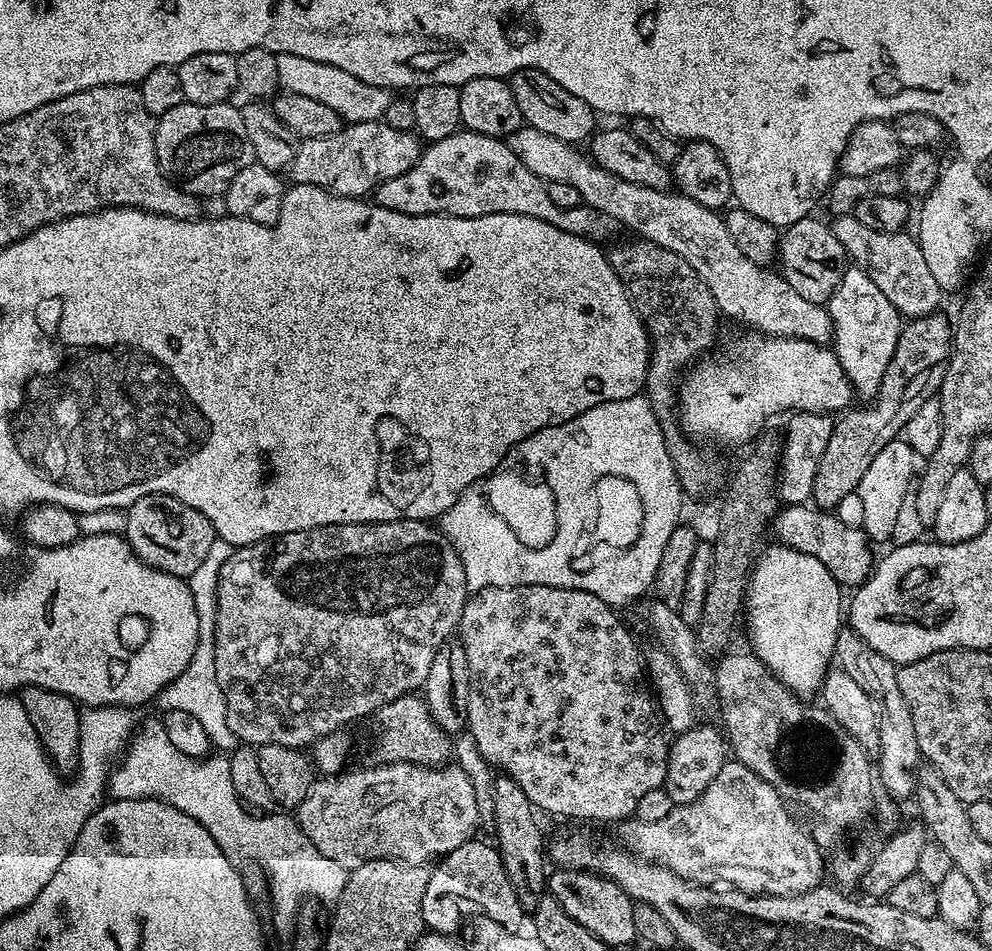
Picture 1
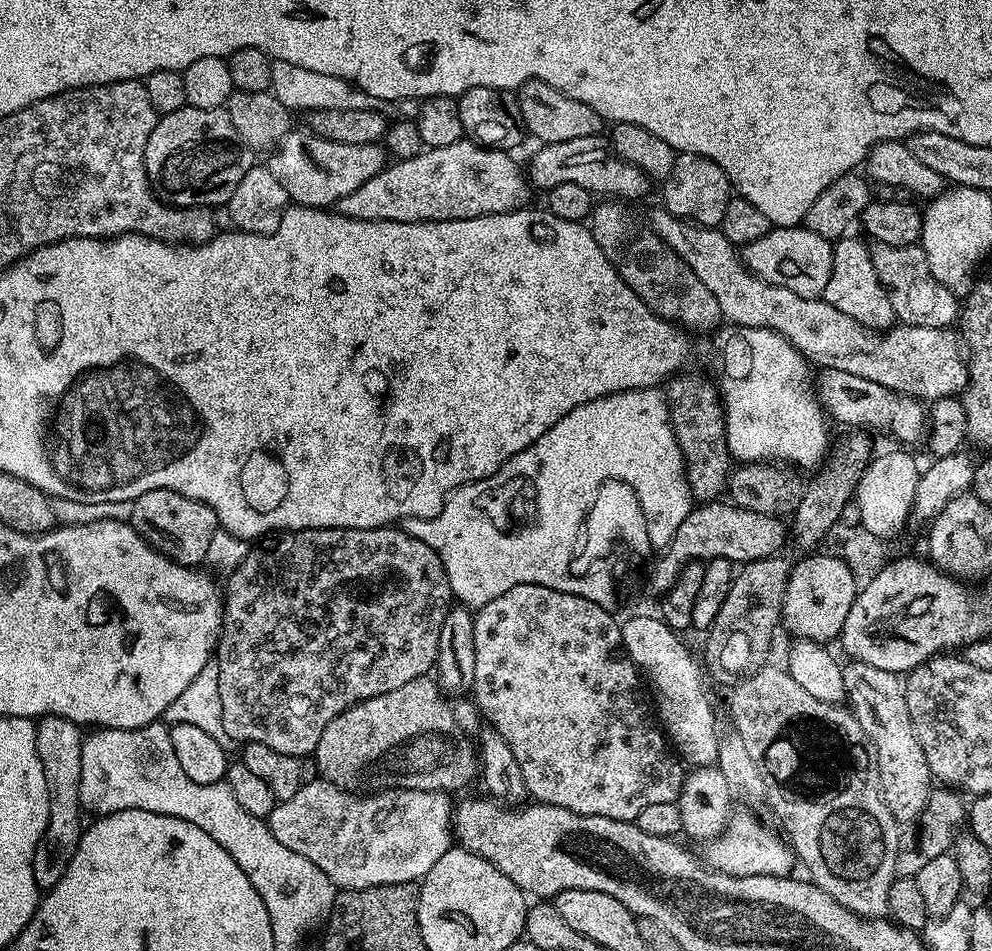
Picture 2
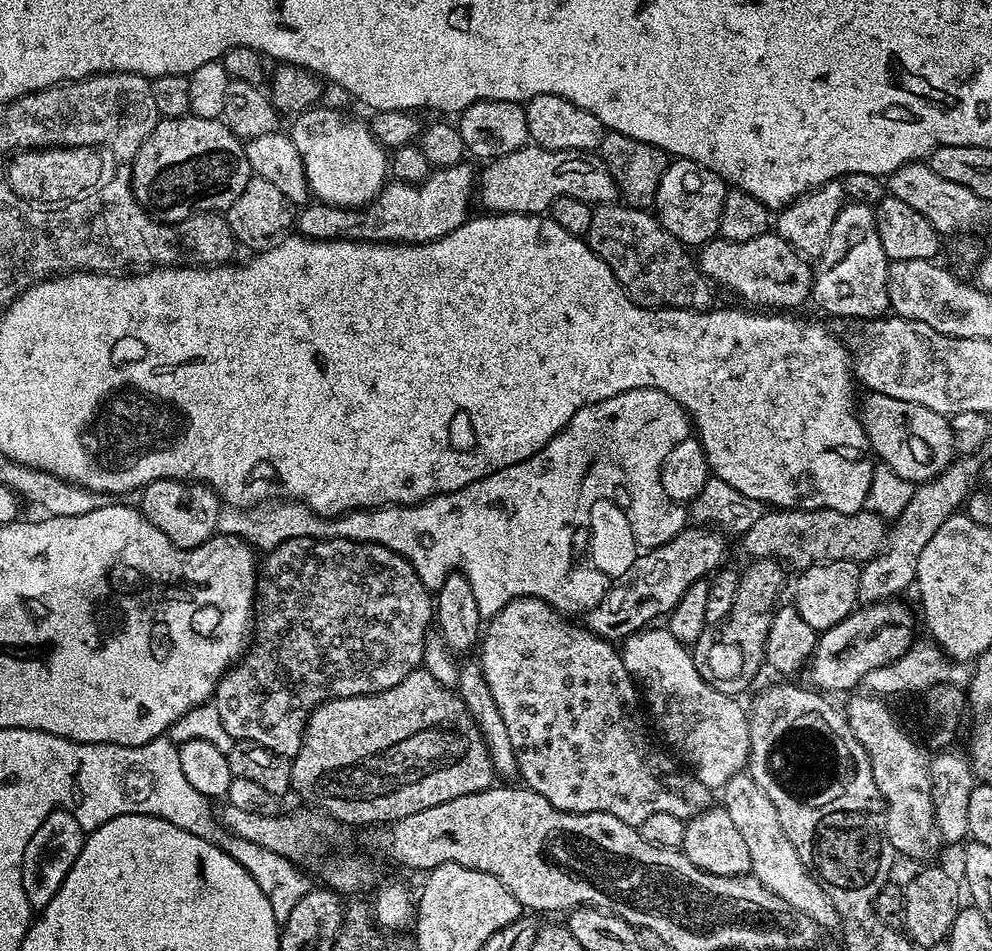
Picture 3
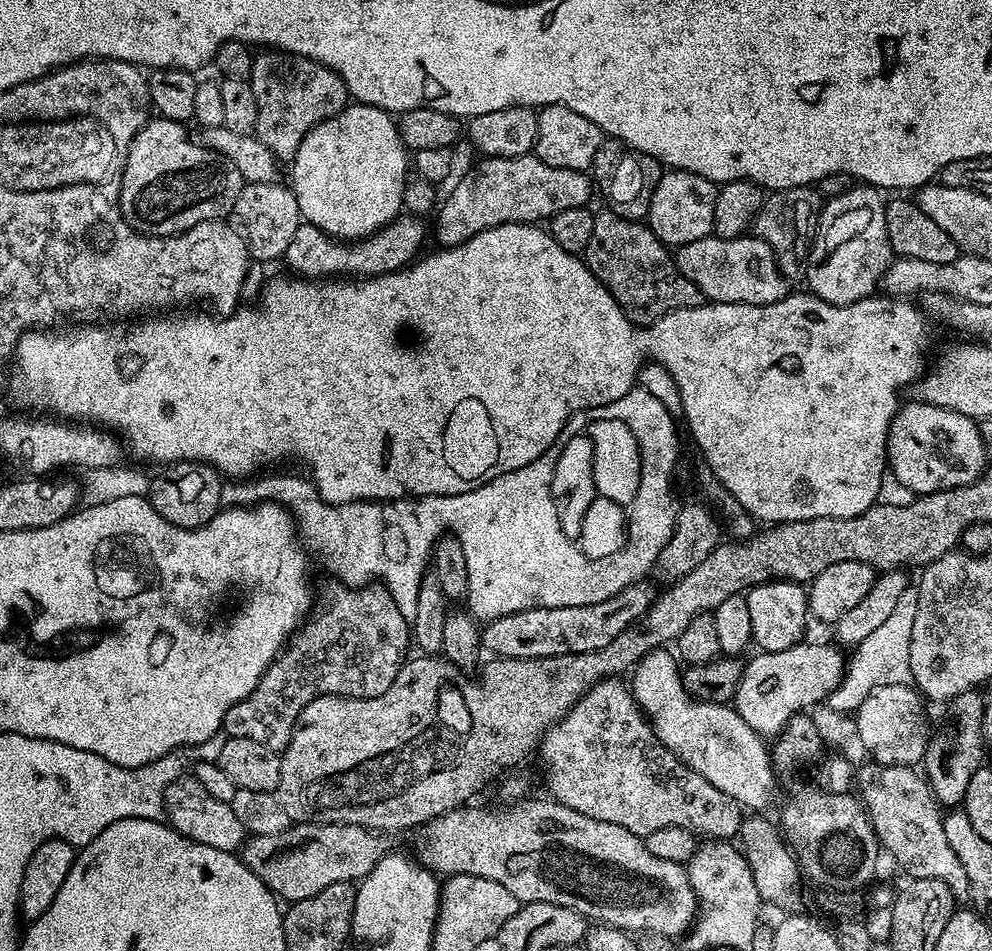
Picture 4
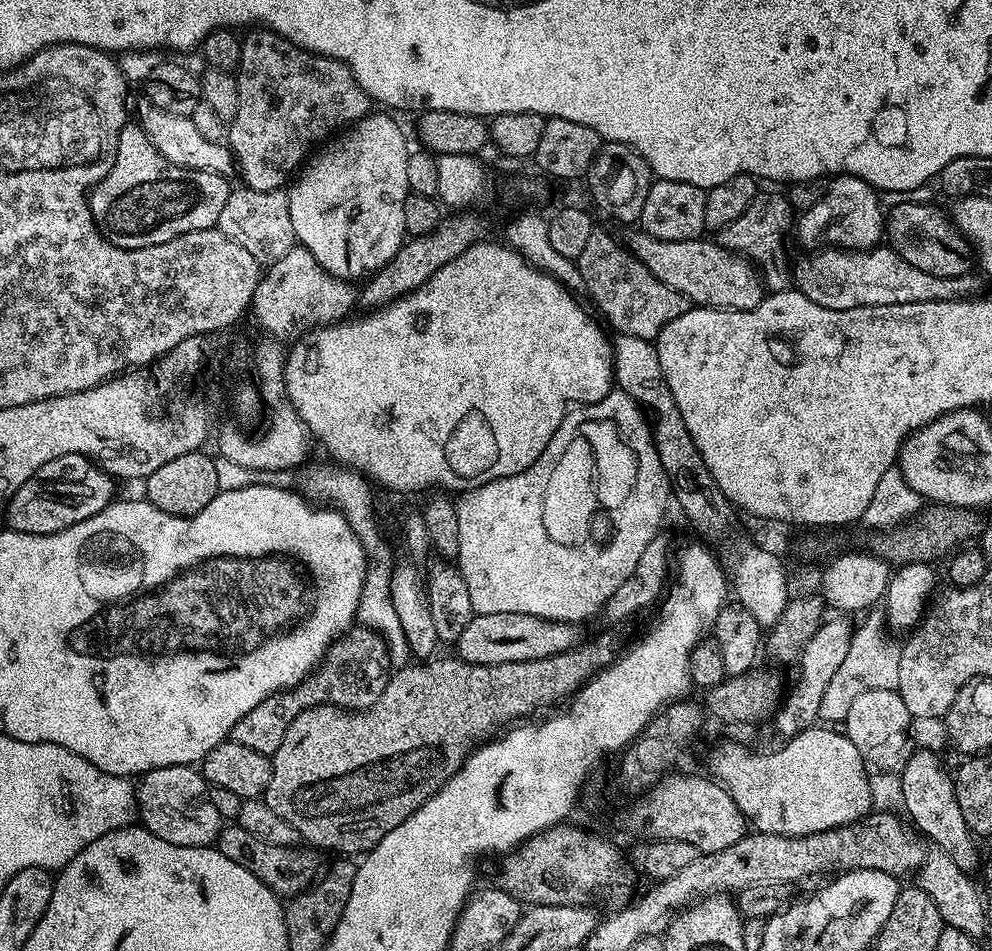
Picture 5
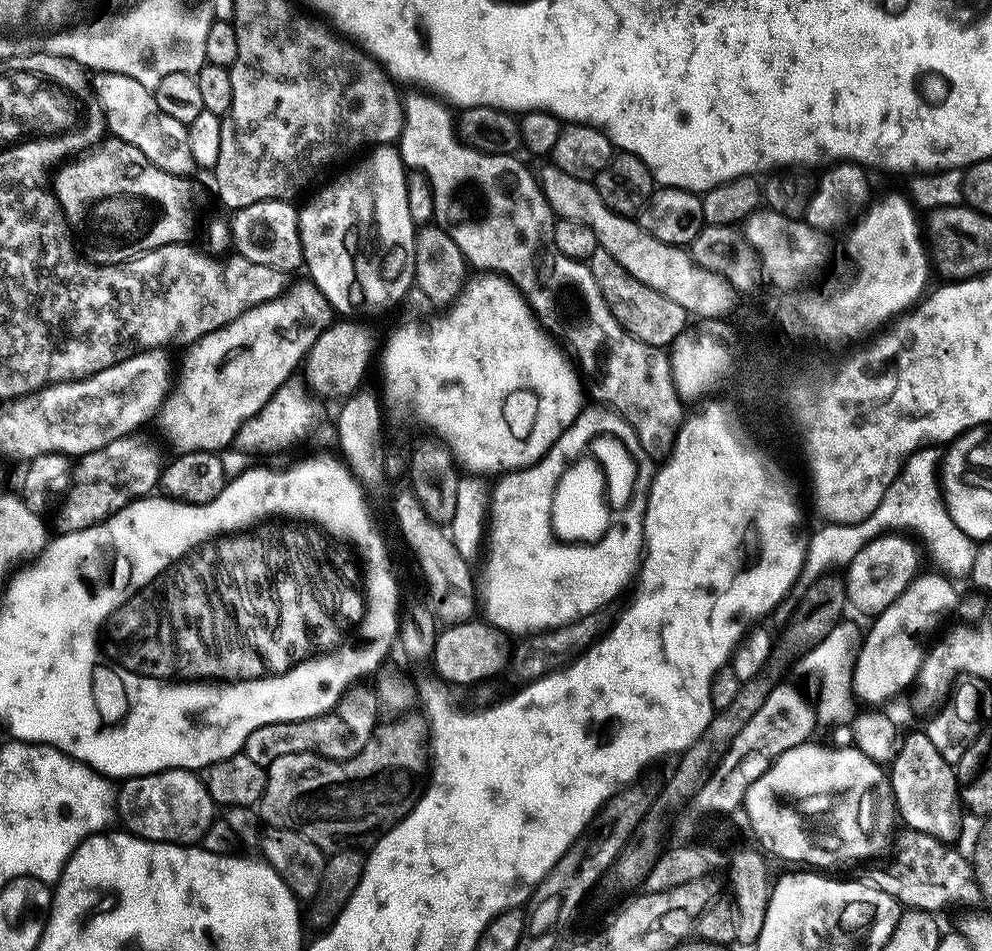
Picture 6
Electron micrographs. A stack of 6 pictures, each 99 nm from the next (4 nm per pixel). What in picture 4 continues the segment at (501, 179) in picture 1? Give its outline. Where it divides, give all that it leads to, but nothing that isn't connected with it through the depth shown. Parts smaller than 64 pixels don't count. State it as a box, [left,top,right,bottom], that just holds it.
[282,214,424,278]

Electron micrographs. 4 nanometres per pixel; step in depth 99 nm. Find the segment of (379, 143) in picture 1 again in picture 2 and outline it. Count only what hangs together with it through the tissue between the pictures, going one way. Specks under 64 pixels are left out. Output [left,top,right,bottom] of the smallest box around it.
[266,131,386,209]

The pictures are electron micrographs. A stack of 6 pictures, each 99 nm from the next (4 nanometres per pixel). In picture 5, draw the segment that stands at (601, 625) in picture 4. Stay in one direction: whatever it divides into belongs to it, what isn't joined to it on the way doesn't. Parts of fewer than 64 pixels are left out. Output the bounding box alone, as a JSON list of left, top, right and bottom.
[454,614,581,664]

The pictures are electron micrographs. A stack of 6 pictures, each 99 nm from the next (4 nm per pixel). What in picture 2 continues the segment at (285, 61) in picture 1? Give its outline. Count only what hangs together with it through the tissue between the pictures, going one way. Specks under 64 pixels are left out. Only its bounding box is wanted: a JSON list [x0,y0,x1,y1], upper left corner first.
[272,61,420,121]

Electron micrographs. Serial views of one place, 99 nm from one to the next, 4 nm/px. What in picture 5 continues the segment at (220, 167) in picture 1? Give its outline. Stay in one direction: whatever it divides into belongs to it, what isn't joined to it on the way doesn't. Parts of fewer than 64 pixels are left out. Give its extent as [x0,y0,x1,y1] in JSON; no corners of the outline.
[90,122,229,248]

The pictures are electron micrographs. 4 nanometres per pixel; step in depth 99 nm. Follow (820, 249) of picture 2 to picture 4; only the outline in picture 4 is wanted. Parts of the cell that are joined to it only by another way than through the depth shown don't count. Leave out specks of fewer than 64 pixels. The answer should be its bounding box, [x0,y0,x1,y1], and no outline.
[675,234,789,304]

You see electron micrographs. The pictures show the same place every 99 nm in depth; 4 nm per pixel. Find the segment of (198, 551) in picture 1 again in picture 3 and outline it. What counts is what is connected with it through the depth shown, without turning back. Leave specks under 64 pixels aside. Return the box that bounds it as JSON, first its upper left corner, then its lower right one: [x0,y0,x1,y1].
[138,480,222,548]

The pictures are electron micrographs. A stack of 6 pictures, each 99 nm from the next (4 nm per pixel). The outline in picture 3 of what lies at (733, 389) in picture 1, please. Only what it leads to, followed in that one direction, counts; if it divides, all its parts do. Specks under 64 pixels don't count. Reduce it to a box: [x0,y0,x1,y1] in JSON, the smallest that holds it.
[858,392,958,485]

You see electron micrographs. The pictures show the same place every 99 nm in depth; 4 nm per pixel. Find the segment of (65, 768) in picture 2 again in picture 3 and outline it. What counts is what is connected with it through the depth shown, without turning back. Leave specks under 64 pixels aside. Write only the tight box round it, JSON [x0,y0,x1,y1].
[22,810,85,909]

